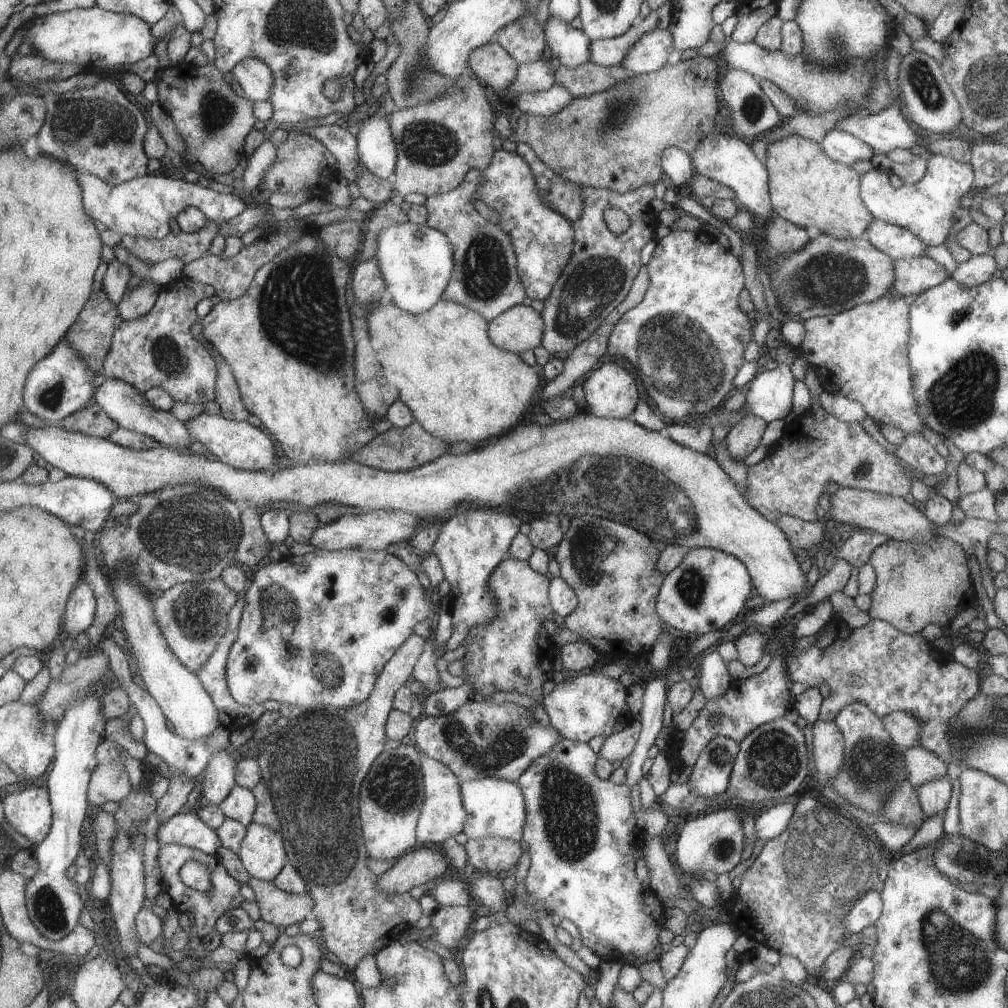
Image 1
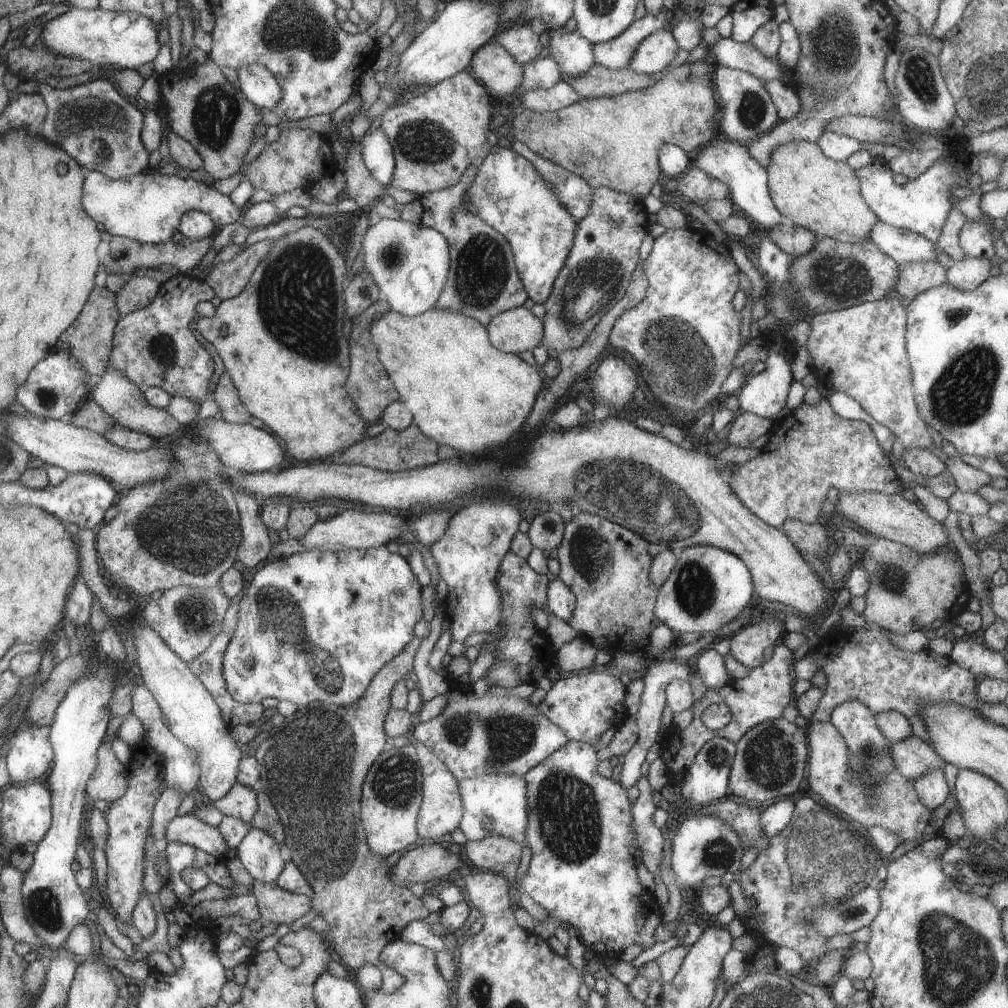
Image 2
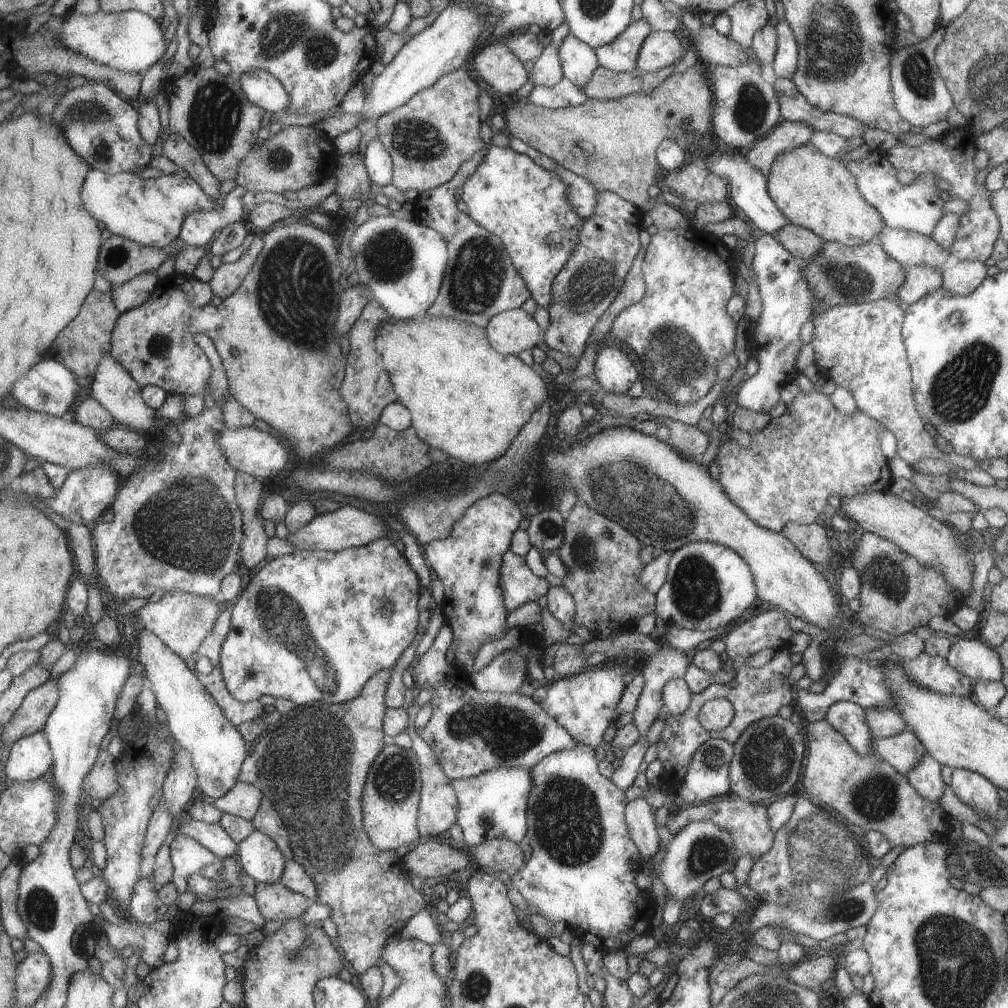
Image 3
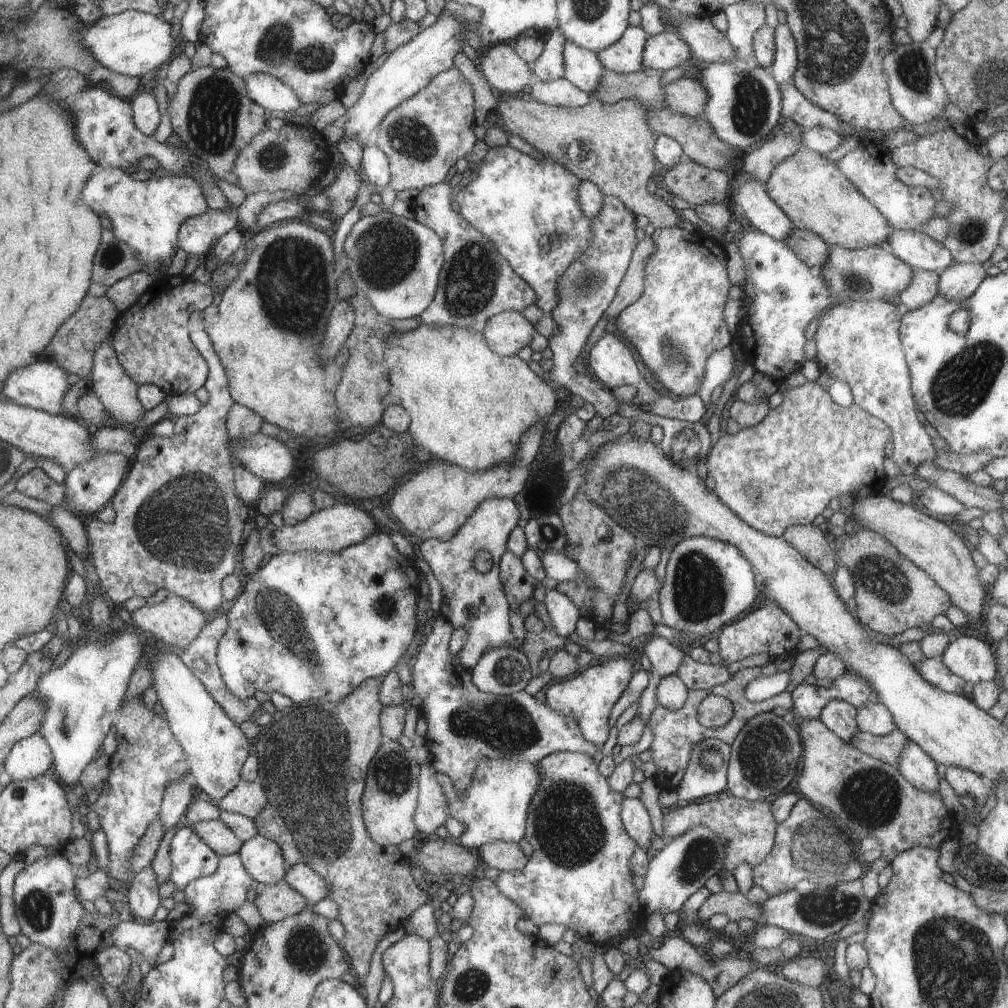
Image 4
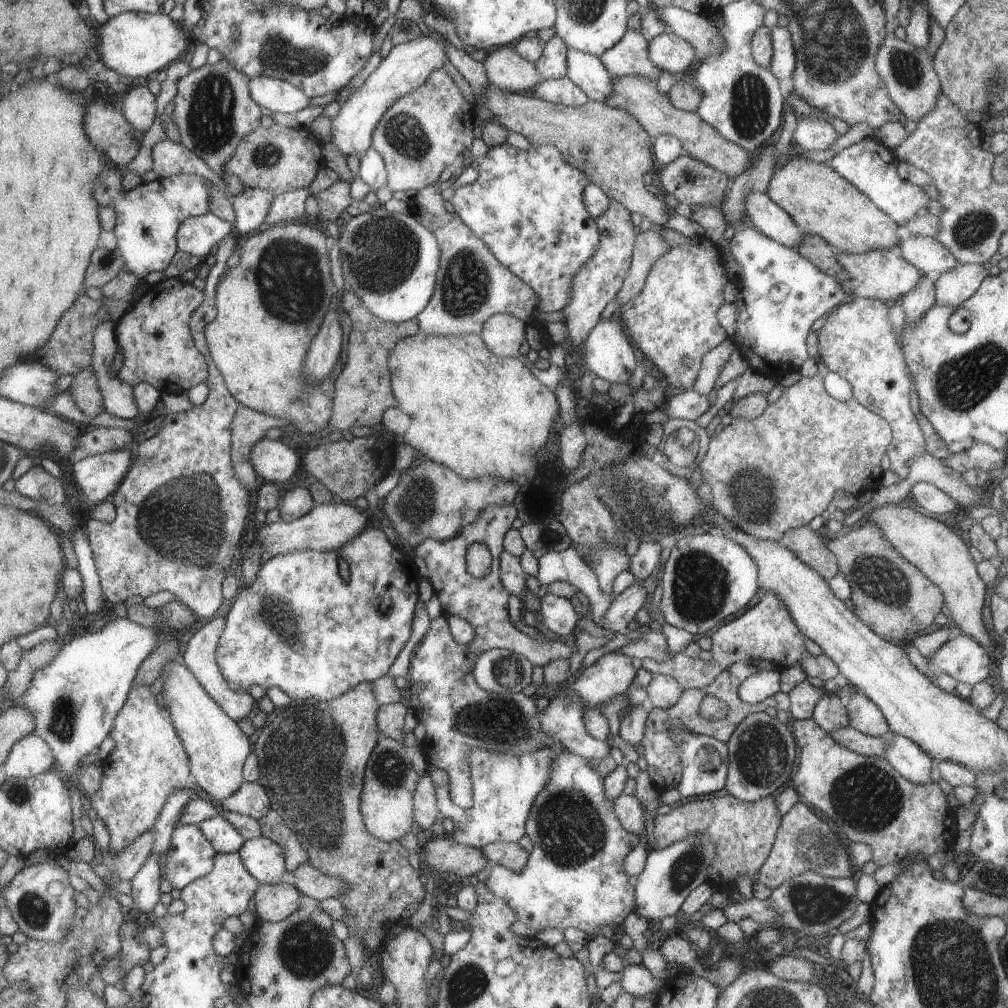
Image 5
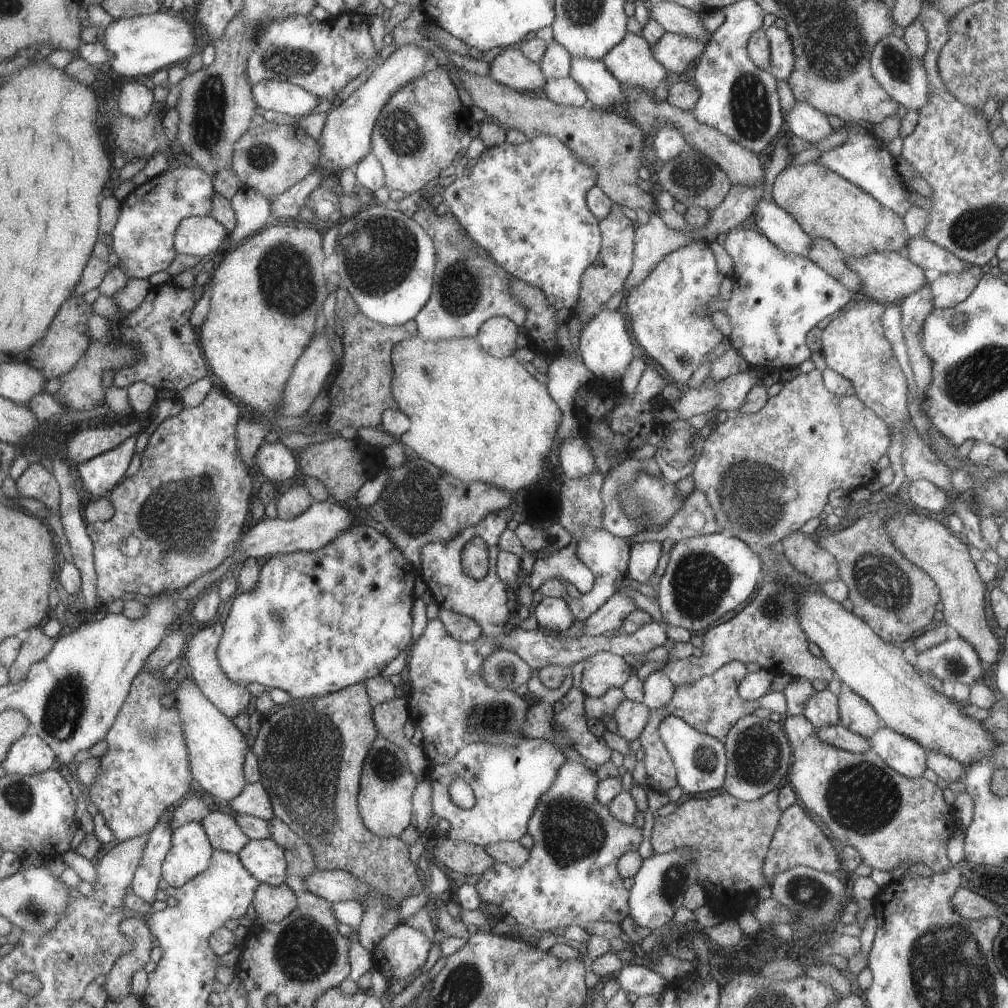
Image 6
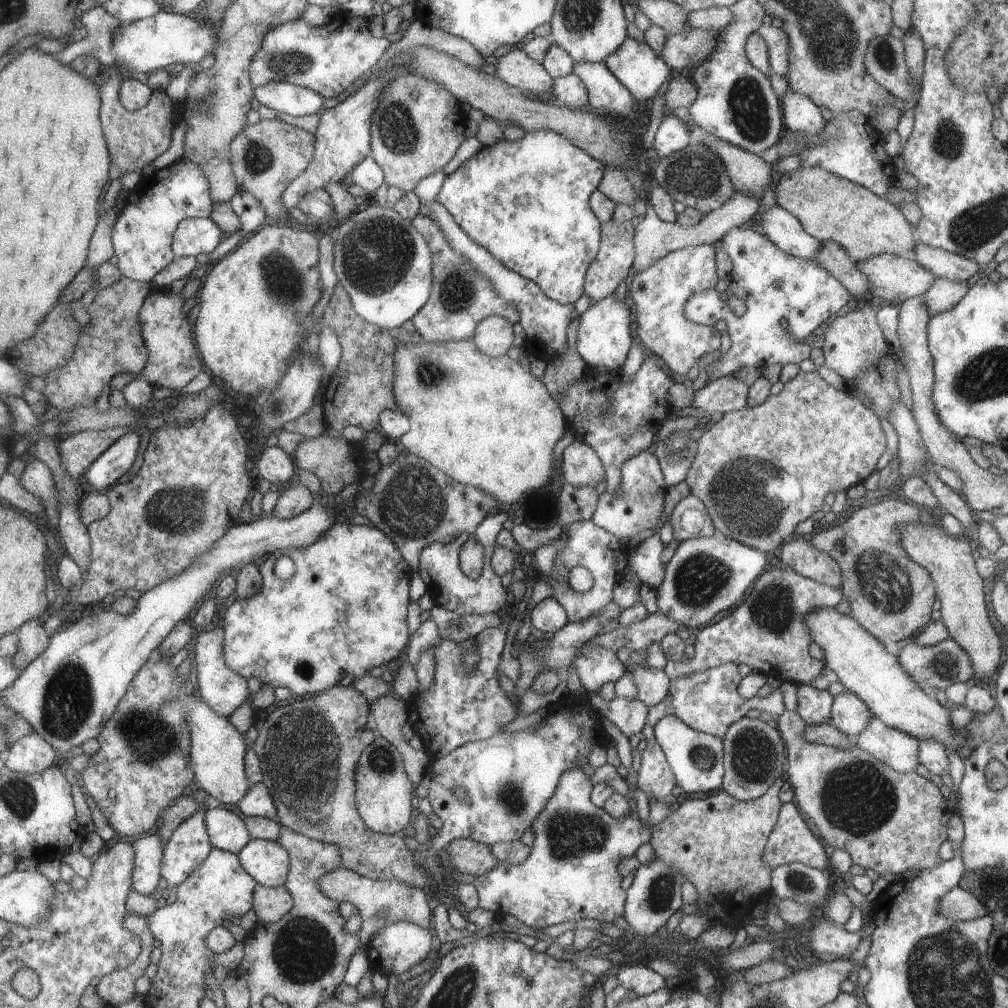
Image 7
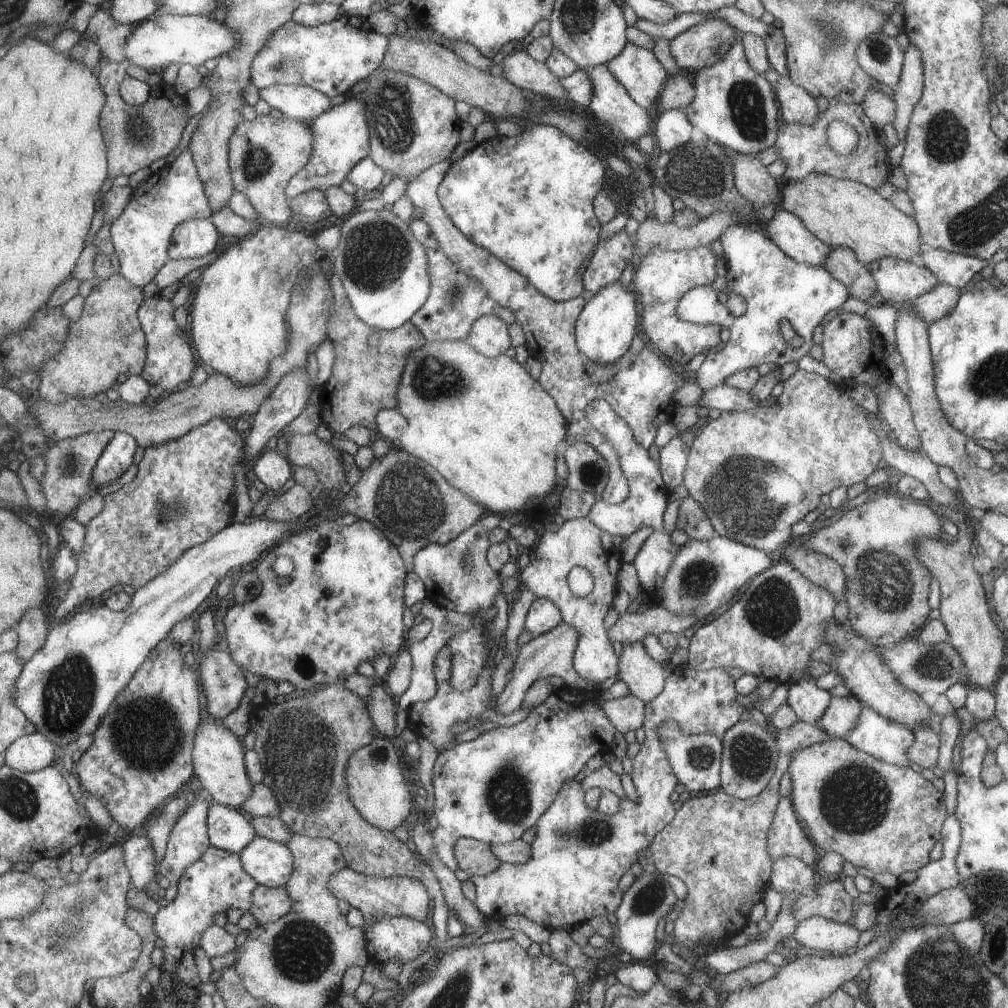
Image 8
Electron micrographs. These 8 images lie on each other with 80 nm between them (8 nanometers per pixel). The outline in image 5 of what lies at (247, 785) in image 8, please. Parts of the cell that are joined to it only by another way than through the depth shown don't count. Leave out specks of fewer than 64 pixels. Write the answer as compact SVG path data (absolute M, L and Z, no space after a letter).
M179 659L168 661L162 674L165 677L159 698L161 701L166 700L166 710L170 713L185 752L190 757L192 779L210 796L223 801L233 792L240 790L244 783L242 766L245 766L244 760L248 759L252 752L248 736L212 700L190 669Z

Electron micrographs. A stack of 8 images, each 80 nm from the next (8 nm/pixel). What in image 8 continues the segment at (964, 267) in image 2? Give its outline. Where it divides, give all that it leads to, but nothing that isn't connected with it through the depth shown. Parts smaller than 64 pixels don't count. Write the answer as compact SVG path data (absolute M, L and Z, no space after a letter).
M938 283L926 294L915 298L911 302L911 309L918 313L929 326L935 320L950 314L957 305L964 290L957 289L946 283Z

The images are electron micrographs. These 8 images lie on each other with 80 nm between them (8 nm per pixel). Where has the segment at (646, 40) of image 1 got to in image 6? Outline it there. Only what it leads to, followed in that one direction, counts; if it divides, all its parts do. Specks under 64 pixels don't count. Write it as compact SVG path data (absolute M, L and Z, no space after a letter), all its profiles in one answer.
M665 33L658 44L652 46L653 55L665 65L668 74L675 78L682 74L706 49L706 43L676 33Z

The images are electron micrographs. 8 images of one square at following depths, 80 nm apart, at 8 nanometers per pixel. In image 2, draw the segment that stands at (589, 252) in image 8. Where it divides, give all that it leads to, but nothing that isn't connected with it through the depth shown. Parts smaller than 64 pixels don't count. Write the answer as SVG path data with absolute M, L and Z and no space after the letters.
M495 147L478 167L477 178L466 197L466 202L478 208L478 216L507 238L530 300L543 304L552 294L553 284L572 253L577 220L533 163L512 148Z

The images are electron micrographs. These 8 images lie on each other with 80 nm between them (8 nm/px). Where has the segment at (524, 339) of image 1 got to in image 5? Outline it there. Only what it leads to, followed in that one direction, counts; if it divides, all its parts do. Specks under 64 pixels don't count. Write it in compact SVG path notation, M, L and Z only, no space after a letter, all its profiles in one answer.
M497 314L484 324L480 336L490 352L498 357L519 357L520 346L524 342L526 324L517 316Z

